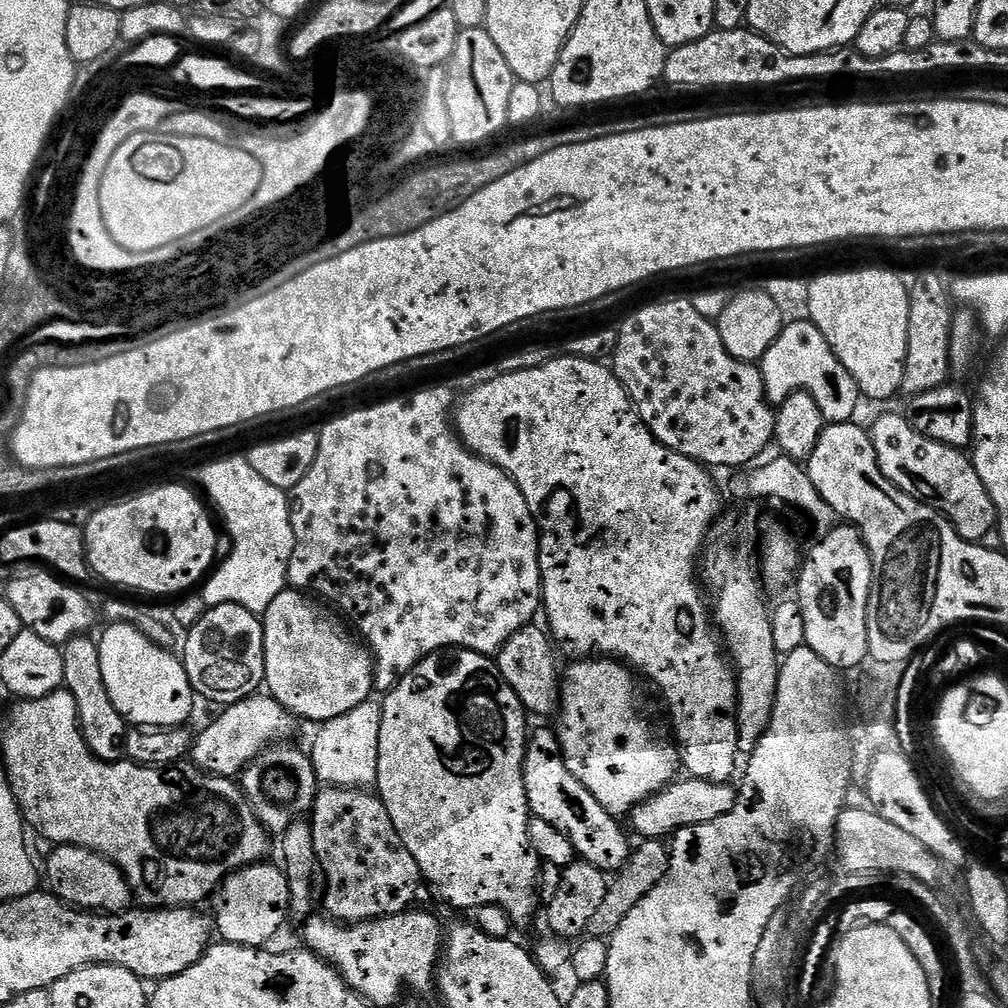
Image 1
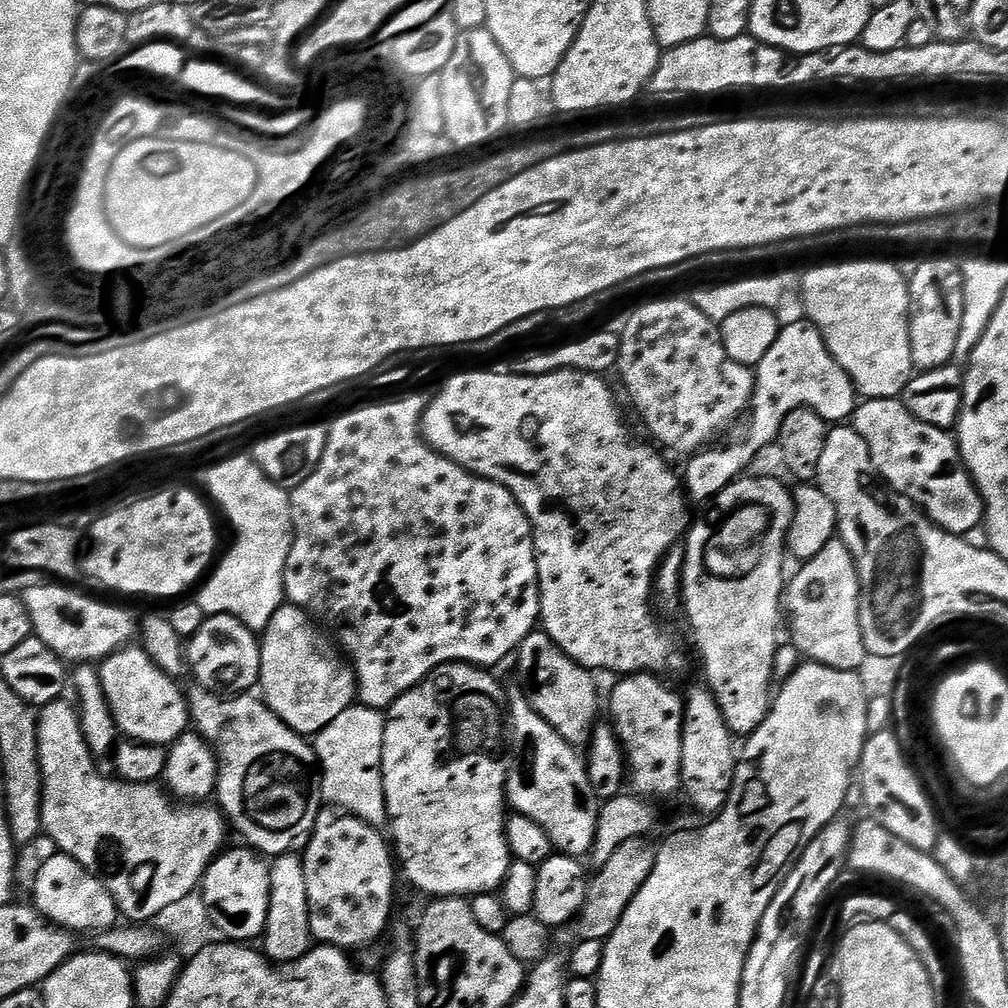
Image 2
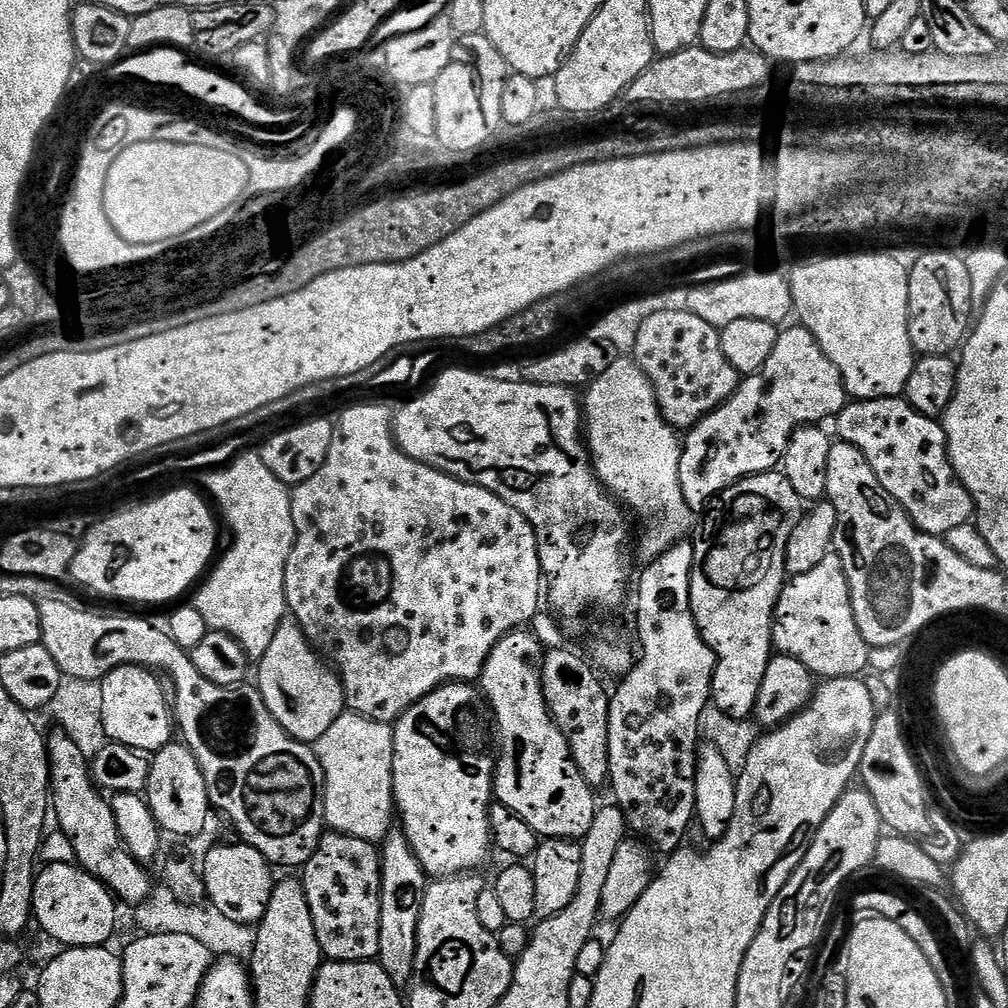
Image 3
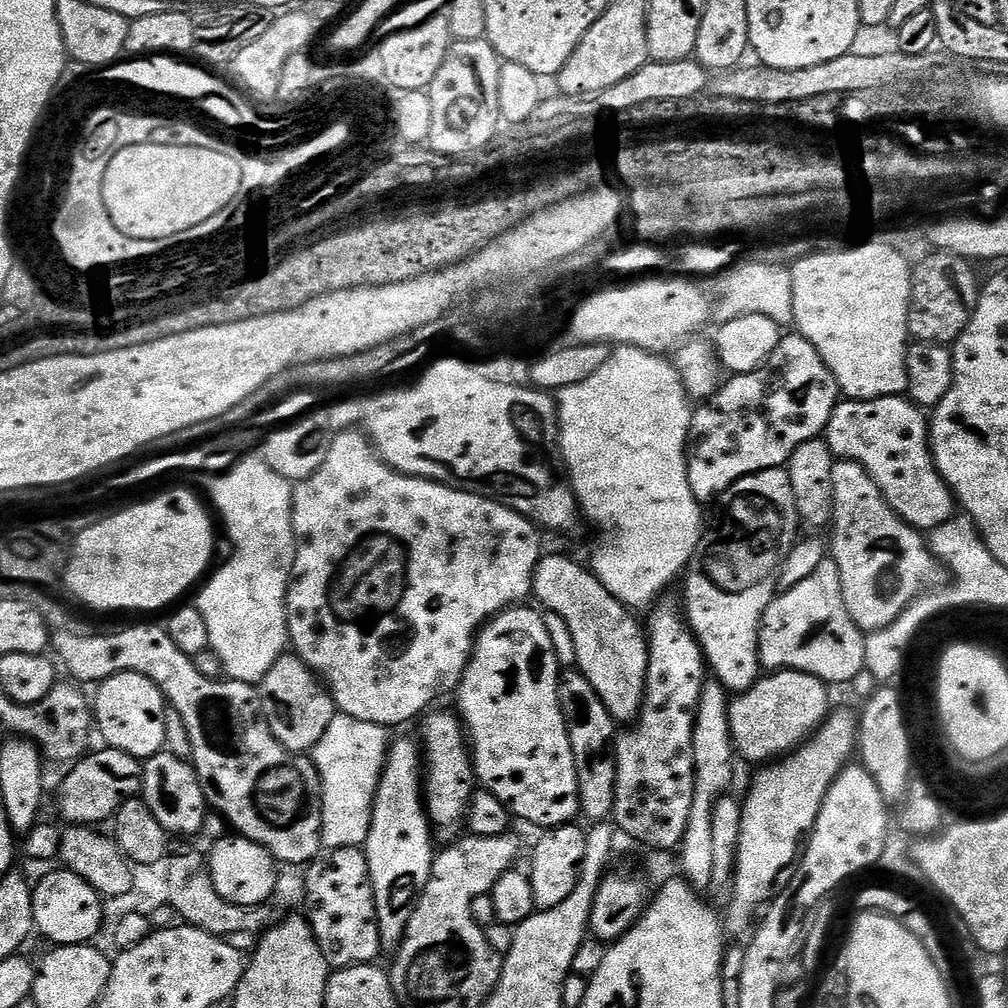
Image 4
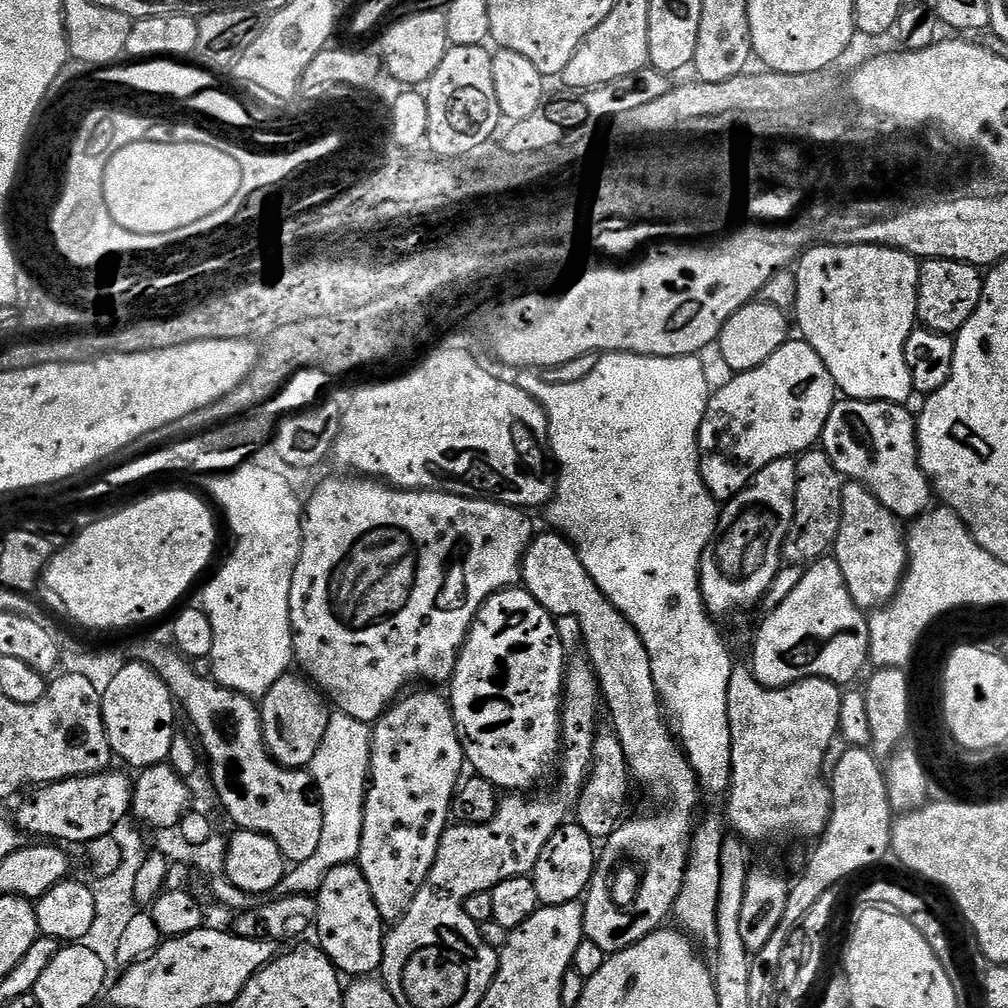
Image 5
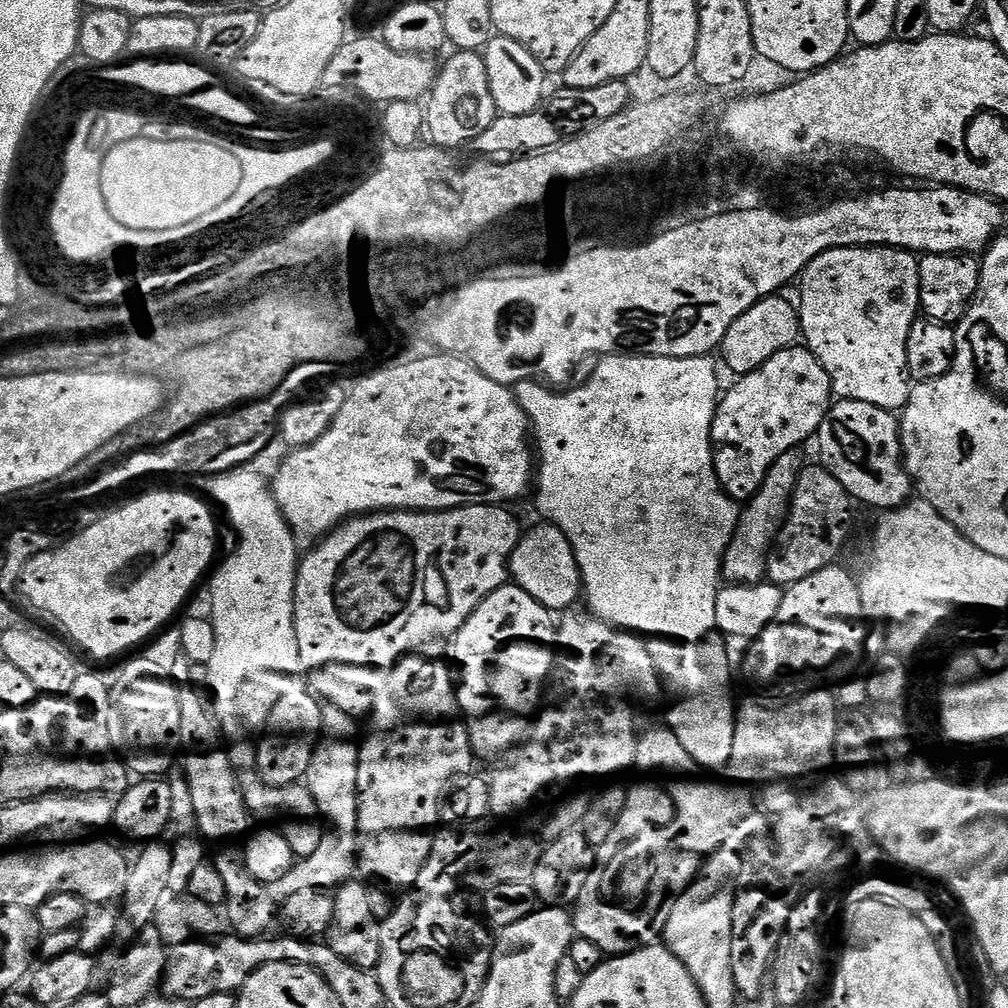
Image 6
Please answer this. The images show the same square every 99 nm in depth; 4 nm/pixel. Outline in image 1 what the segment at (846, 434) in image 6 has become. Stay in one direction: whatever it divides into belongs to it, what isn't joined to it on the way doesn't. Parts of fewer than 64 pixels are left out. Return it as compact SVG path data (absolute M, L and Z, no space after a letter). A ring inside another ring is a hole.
M899 411L877 415L870 427L870 435L878 466L894 486L943 514L964 540L984 542L991 532L993 535L997 527L996 507L986 486L982 486L982 478L978 478L978 470L967 451L926 438L926 434L914 430Z

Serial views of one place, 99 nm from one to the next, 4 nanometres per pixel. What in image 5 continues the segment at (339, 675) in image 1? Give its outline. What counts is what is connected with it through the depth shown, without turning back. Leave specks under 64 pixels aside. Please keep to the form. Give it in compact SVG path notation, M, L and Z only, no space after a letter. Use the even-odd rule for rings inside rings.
M292 675L278 678L259 701L258 707L268 753L284 768L304 770L311 765L322 742L322 734L326 734L330 708L325 697L307 679Z

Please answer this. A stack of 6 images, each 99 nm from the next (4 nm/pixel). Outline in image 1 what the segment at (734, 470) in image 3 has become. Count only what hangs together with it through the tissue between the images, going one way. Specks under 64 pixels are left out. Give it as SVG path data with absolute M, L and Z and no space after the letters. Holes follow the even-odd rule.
M809 319L785 324L783 330L778 334L774 346L770 346L770 350L766 350L764 357L758 361L758 367L764 379L768 401L773 406L784 404L786 398L790 398L790 394L795 392L809 392L814 398L814 402L818 402L818 410L822 410L828 424L847 424L857 415L856 407L862 403L860 387L854 382L850 370L846 370L846 366L842 366L842 362L838 362L834 350L830 350L830 342L826 342L826 338L822 338L822 330L818 330L818 326L814 326Z

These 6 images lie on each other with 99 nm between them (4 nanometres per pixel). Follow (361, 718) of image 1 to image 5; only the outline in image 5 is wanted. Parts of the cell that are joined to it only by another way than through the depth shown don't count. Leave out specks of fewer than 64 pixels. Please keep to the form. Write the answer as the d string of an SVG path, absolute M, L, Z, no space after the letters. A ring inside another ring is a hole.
M333 711L328 718L326 734L314 754L310 771L322 806L322 842L318 850L306 862L295 865L275 890L277 897L315 894L322 880L334 866L359 861L362 846L362 822L364 800L368 797L368 786L372 770L372 728L350 718L345 712Z

